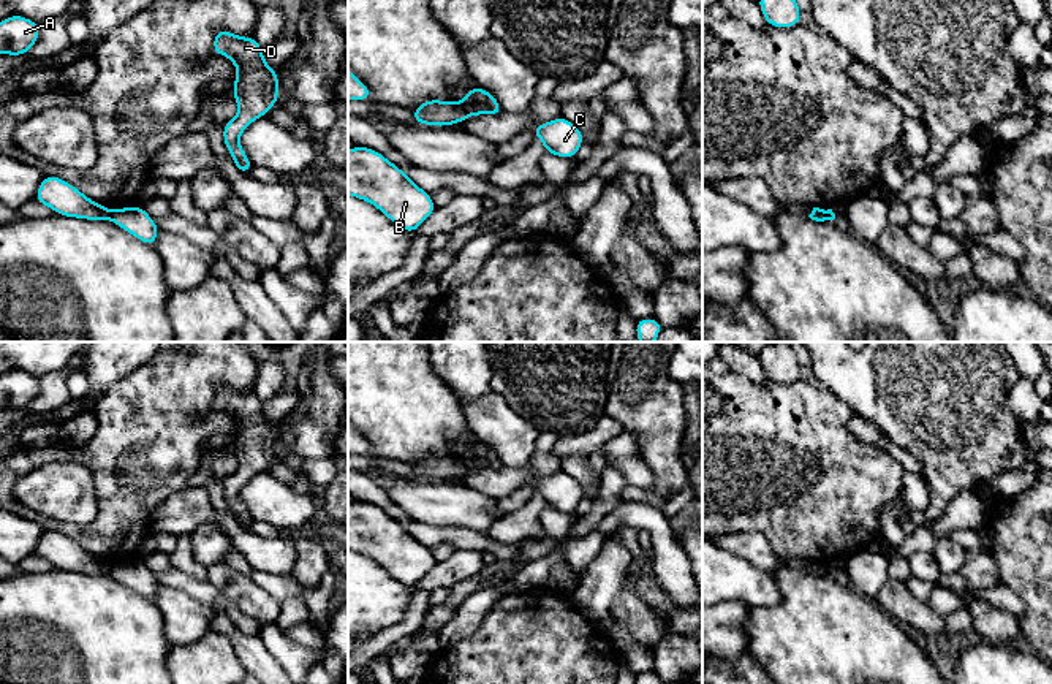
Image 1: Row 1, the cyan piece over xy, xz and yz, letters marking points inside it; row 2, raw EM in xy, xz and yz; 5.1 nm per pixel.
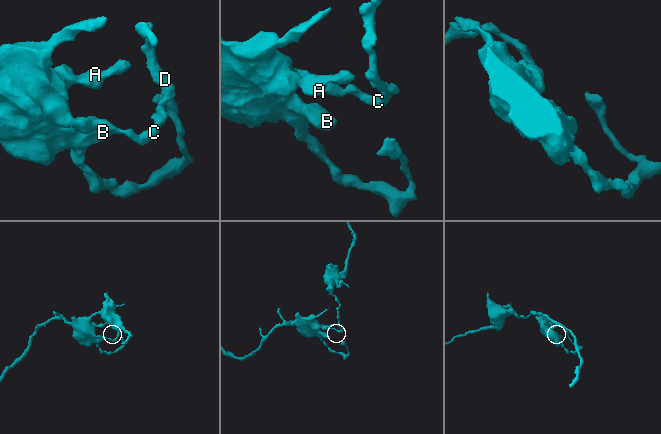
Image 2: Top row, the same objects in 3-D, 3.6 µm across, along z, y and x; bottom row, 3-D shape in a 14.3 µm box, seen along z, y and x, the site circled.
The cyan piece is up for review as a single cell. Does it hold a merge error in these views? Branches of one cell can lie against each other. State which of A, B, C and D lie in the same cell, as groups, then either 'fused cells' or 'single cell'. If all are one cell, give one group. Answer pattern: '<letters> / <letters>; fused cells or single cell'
A B / C D; fused cells

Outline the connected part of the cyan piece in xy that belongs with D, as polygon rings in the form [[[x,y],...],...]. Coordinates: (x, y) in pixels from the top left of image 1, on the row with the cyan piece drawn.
[[[220,28],[214,36],[212,51],[228,57],[239,70],[233,86],[239,112],[223,124],[223,141],[239,173],[248,174],[253,165],[239,138],[253,120],[266,116],[278,101],[278,73],[264,62],[263,46],[253,36],[242,38]]]

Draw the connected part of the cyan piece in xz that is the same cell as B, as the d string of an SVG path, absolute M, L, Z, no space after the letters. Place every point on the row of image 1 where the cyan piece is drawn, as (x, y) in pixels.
M356 146L348 150L348 195L373 204L413 234L437 209L429 193L370 147Z

